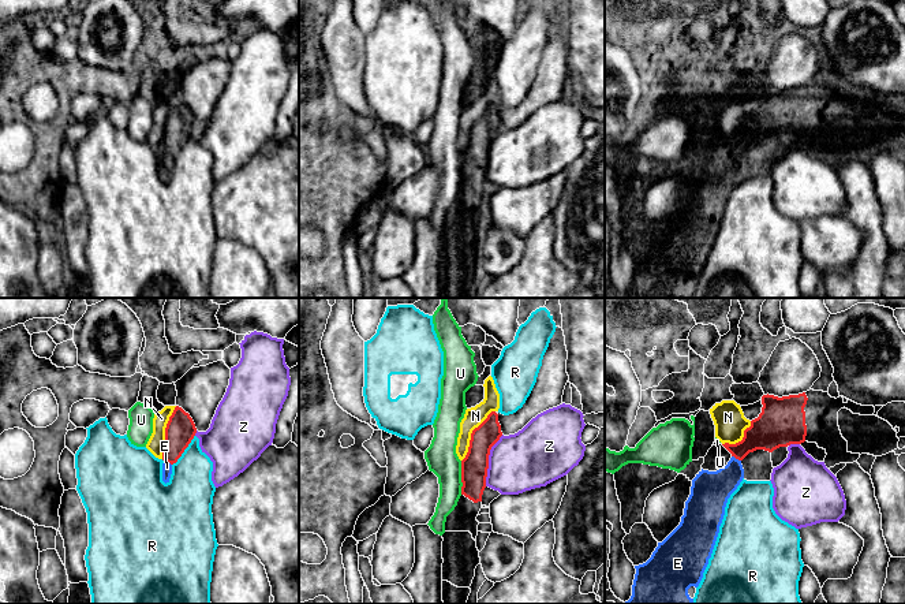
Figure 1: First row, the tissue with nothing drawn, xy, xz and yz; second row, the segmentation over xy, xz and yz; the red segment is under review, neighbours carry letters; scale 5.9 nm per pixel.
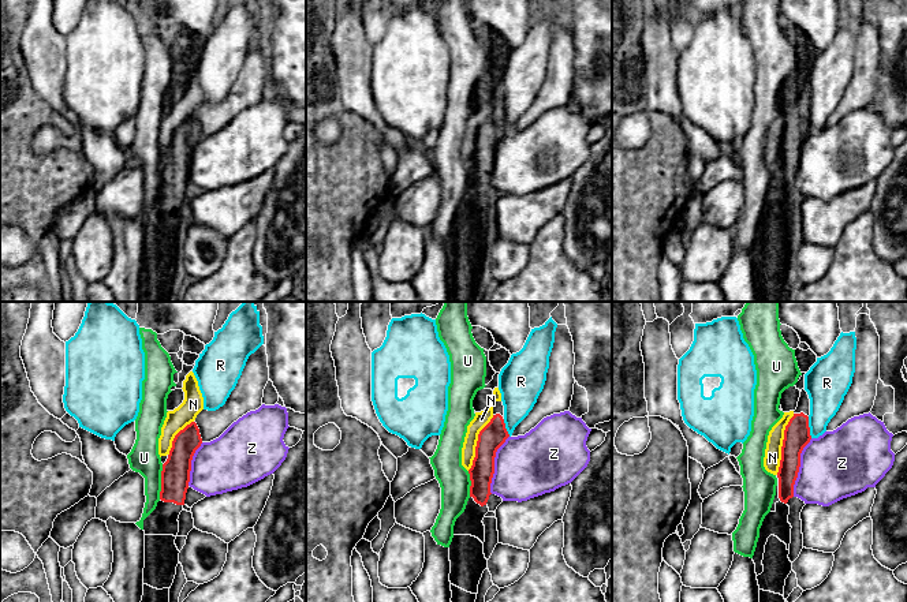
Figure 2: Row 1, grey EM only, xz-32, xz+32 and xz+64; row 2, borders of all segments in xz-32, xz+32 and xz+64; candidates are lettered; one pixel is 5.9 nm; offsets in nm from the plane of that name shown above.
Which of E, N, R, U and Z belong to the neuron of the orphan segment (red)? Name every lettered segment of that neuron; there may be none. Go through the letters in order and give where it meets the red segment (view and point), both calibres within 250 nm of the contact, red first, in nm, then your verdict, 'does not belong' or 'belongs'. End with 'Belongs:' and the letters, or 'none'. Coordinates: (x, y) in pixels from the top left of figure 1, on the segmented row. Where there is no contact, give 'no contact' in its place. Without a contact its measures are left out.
E: yz (736, 458) | 220/220 nm | belongs
N: xz (471, 435) | 160/110 nm | does not belong
R: xy (184, 448) | 180/280 nm | does not belong
U: xz (462, 477) | 160/180 nm | does not belong
Z: xz (487, 461) | 160/340 nm | does not belong
Belongs: E

